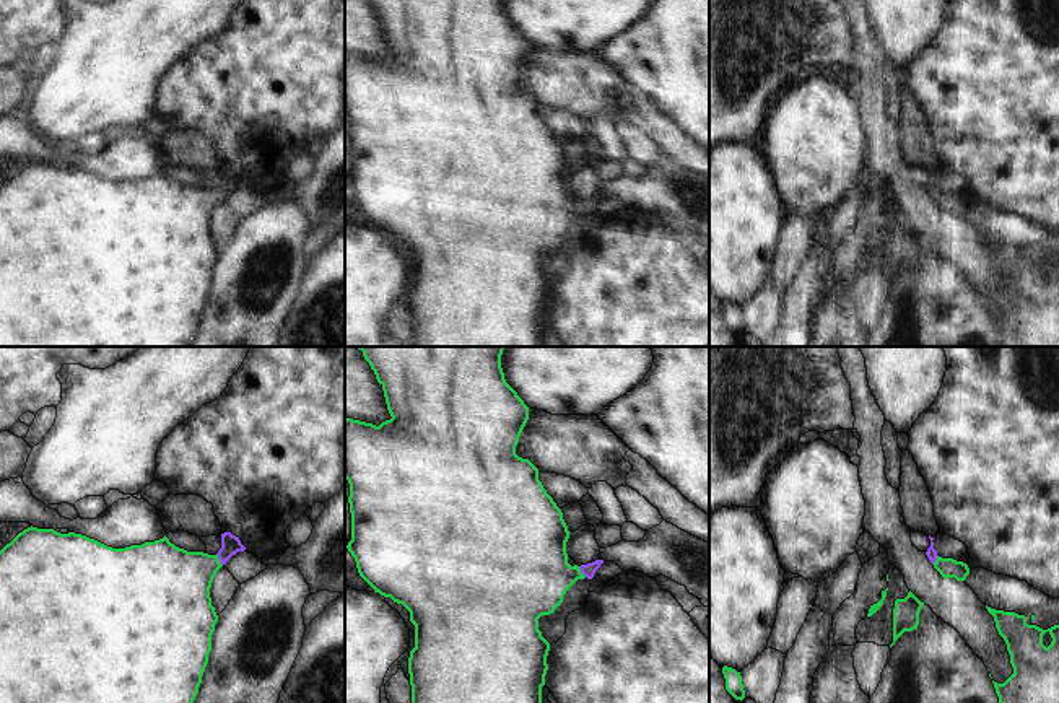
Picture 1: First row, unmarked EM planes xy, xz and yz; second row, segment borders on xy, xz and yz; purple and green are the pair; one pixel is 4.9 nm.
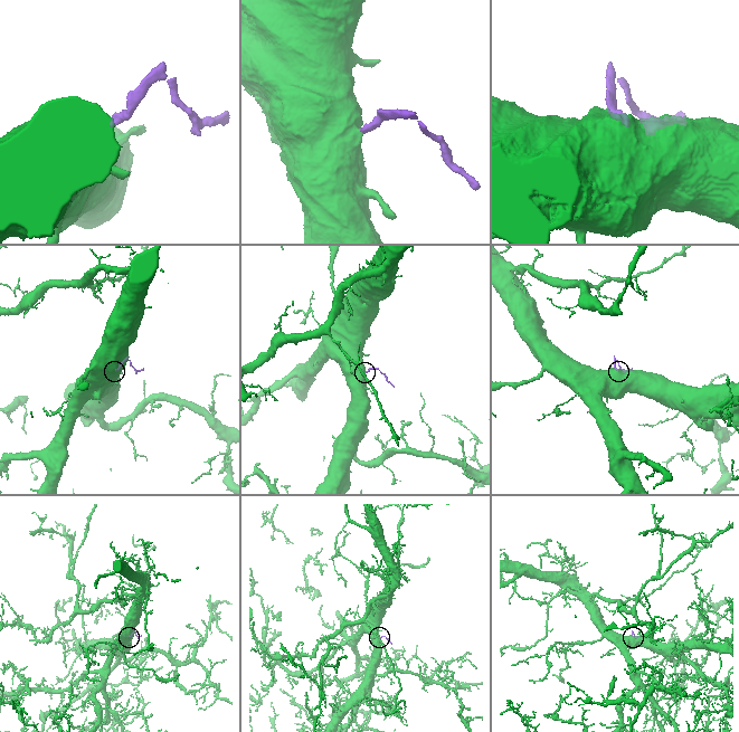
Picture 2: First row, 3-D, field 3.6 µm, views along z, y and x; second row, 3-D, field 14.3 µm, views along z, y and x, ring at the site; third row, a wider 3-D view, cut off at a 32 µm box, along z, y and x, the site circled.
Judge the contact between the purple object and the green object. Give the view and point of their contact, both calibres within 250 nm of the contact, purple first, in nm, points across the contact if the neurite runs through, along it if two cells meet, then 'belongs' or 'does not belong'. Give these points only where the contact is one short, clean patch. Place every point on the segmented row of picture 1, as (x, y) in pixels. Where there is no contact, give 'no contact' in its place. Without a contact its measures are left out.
contact xy (218, 558); calibres 100 and 340 nm; way xy (230, 544), (218, 558), (174, 583); belongs

